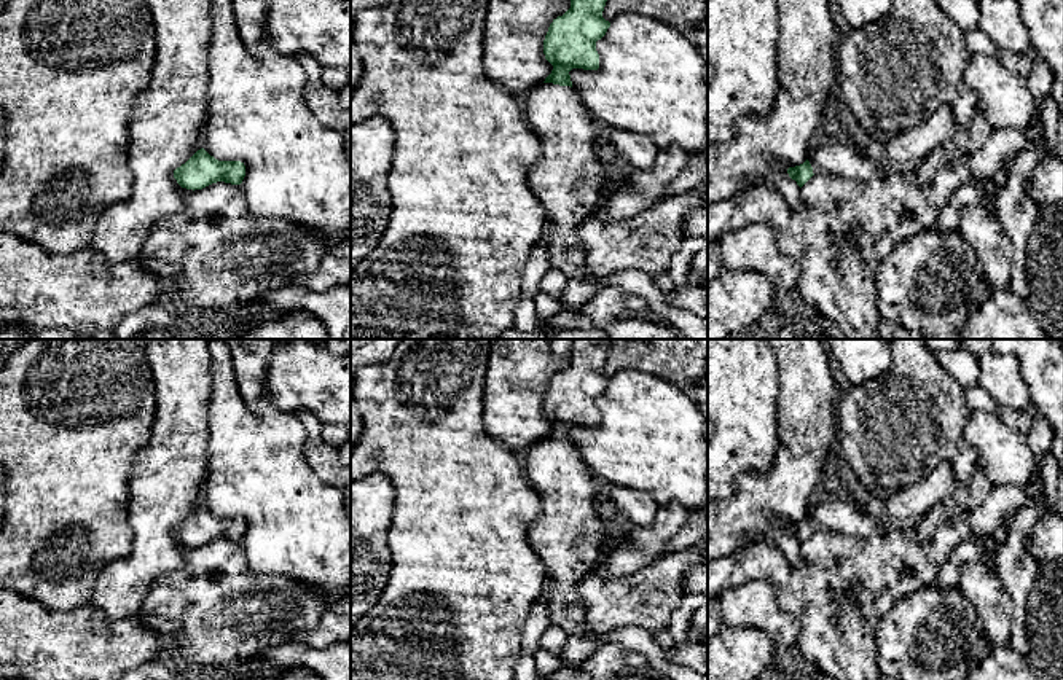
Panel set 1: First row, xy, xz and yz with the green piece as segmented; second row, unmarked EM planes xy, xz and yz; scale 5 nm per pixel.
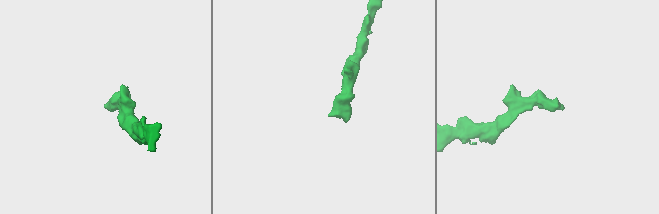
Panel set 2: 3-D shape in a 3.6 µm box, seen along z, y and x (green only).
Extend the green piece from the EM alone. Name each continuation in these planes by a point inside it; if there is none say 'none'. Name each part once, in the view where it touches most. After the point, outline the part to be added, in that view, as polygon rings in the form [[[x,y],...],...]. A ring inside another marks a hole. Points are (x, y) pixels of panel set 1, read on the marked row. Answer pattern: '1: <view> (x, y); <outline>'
1: xz (568, 179); [[[540,83],[528,91],[523,108],[542,147],[528,183],[551,220],[551,268],[567,277],[583,276],[586,266],[575,231],[588,220],[606,182],[606,169],[596,154],[602,134],[571,86]]]

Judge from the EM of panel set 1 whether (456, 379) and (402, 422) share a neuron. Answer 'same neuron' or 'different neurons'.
same neuron

